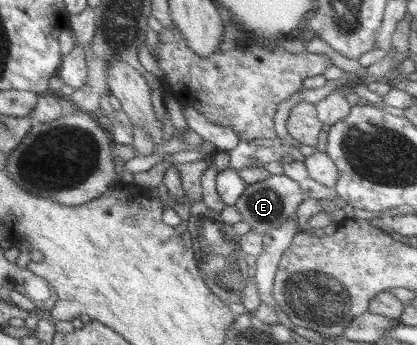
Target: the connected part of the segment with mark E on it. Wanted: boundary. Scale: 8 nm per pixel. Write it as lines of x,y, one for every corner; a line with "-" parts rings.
275,174
261,183
249,184
236,206
242,213
243,221
250,225
251,231
265,235
283,227
290,219
296,217
299,208
307,198
298,181
285,174

